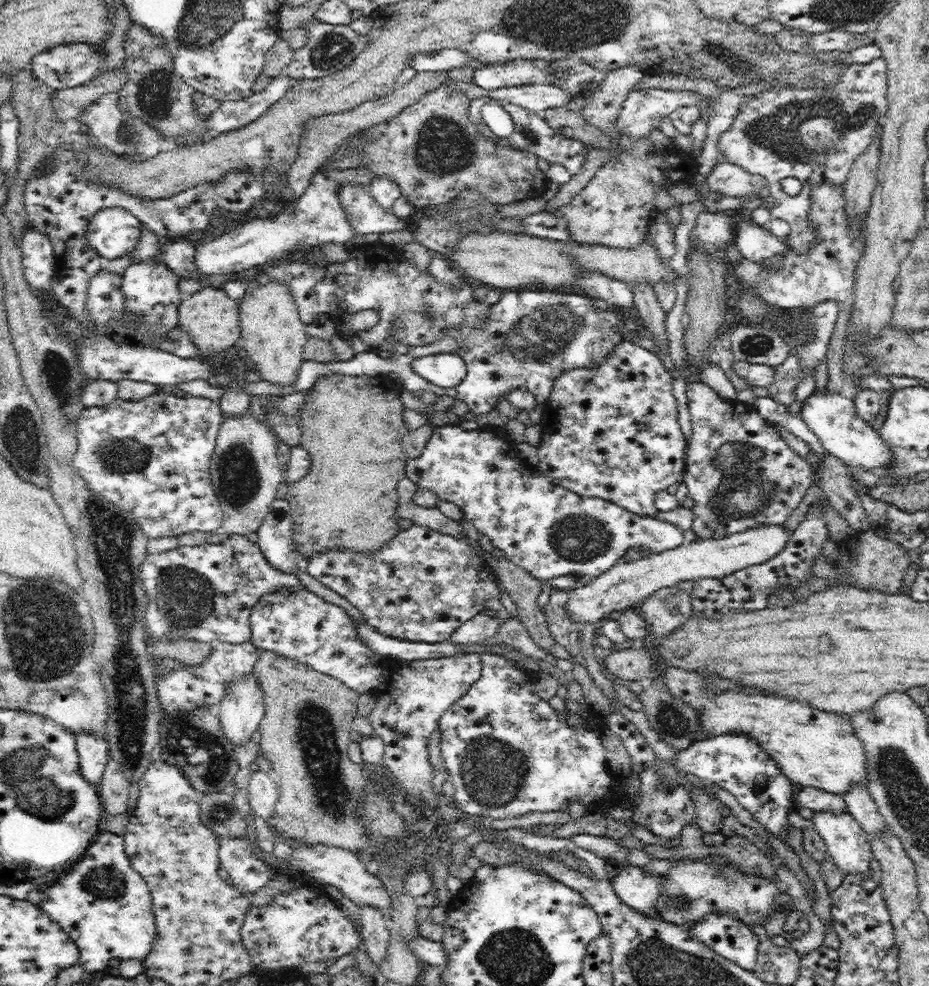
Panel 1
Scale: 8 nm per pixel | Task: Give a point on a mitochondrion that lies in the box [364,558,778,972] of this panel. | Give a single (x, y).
(493, 772)

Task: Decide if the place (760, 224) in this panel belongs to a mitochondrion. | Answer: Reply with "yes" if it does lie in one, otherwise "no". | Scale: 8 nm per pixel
no

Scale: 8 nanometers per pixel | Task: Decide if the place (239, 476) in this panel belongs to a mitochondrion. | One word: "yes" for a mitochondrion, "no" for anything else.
yes

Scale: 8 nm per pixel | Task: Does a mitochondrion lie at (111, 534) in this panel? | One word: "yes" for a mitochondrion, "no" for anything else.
yes

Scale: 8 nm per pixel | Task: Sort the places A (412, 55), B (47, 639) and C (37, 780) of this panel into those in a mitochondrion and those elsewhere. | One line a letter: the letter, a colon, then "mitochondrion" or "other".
A: other
B: mitochondrion
C: mitochondrion

